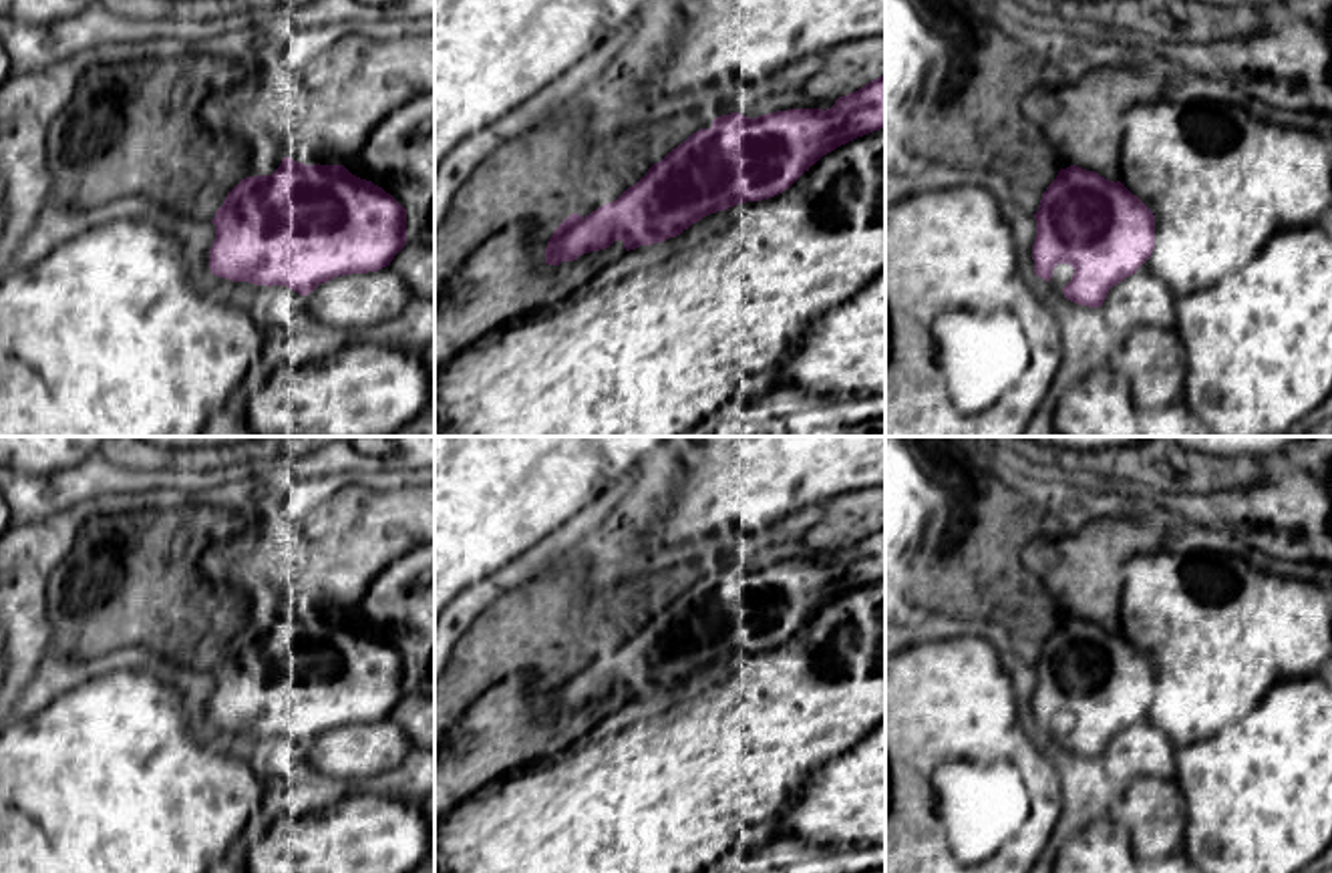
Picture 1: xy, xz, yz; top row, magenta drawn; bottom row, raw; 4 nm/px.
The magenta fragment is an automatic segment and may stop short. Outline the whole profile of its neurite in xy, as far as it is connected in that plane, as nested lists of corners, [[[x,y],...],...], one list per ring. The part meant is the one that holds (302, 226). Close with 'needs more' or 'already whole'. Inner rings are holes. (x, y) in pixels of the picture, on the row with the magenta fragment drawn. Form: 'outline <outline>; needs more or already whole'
outline [[[284,157],[272,175],[241,179],[211,219],[213,276],[256,286],[286,286],[308,296],[338,276],[378,272],[406,245],[406,209],[382,187],[344,165],[304,165]]]; already whole

